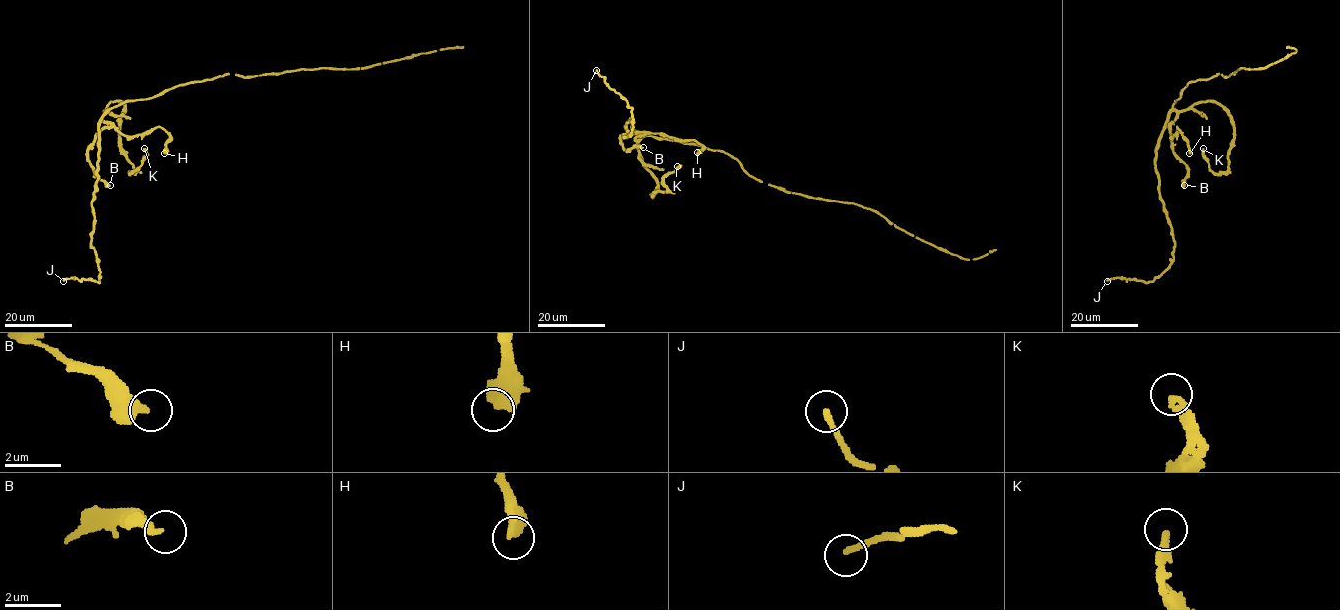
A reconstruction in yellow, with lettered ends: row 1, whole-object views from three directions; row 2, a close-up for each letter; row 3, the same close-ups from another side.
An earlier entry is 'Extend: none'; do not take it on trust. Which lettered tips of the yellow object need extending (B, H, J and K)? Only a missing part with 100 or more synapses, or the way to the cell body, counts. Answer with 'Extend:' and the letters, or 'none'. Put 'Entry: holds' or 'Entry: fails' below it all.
Extend: none
Entry: holds

